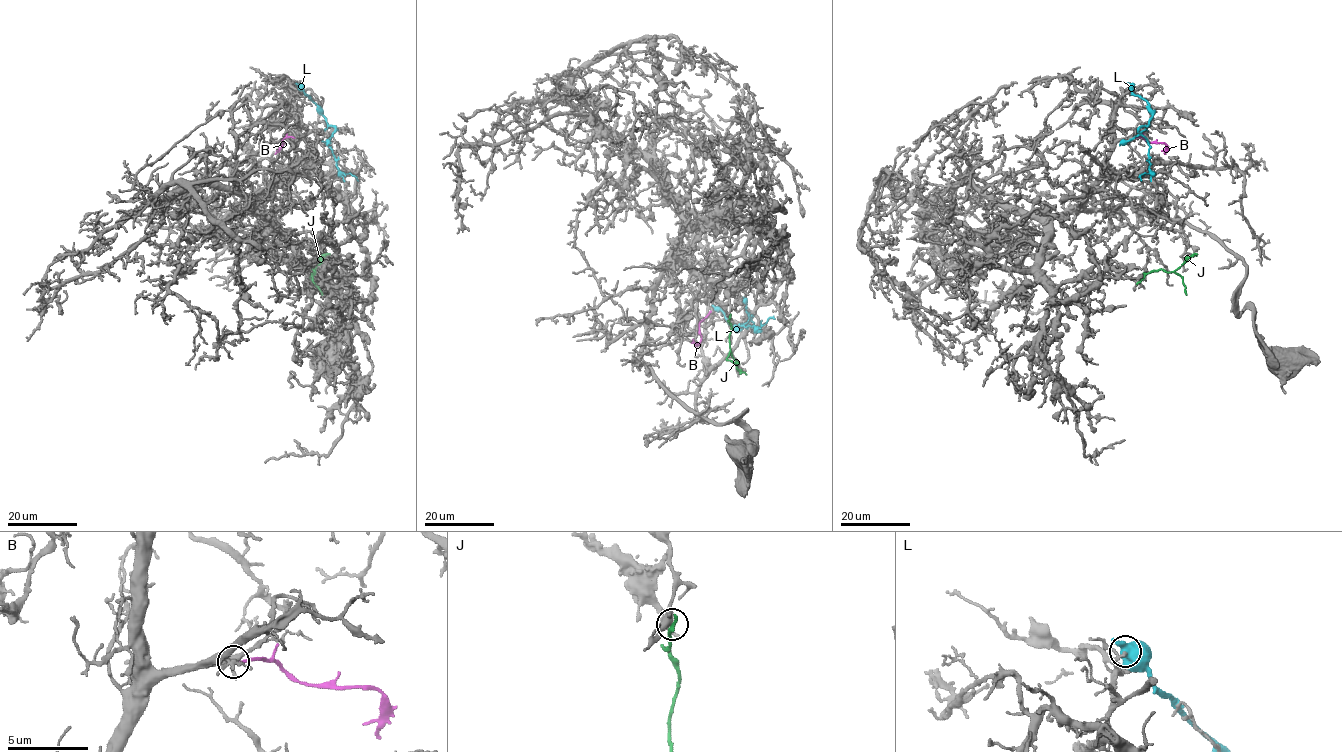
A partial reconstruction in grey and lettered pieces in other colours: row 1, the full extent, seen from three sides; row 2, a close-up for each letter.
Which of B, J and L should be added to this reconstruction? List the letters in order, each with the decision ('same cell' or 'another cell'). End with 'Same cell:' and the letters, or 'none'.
B: another cell
J: another cell
L: another cell
Same cell: none

